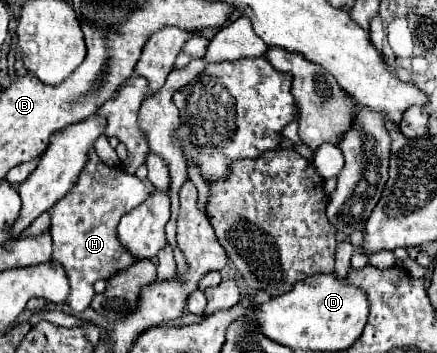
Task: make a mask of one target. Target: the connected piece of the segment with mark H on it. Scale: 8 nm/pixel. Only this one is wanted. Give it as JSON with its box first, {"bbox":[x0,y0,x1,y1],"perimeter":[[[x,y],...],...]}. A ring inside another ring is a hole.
{"bbox":[48,149,154,313],"perimeter":[[[90,149],[88,161],[70,193],[52,209],[48,209],[52,215],[52,259],[58,261],[66,271],[70,293],[65,303],[68,303],[74,313],[82,313],[90,305],[90,299],[94,297],[92,285],[96,279],[110,279],[110,275],[134,263],[134,259],[130,259],[130,253],[118,245],[116,227],[122,215],[144,203],[152,191],[154,185],[148,179],[140,181],[136,175],[126,175],[126,171],[120,167],[104,165],[98,159],[96,151]]]}

